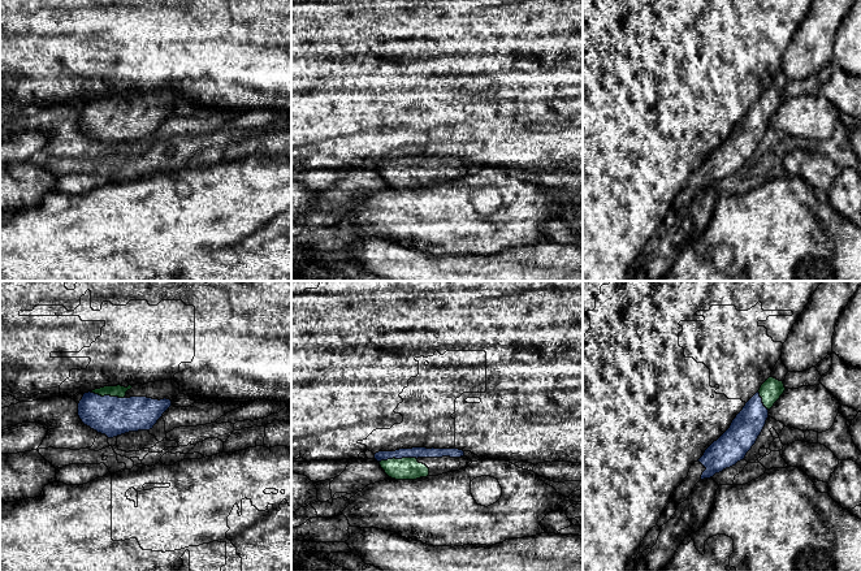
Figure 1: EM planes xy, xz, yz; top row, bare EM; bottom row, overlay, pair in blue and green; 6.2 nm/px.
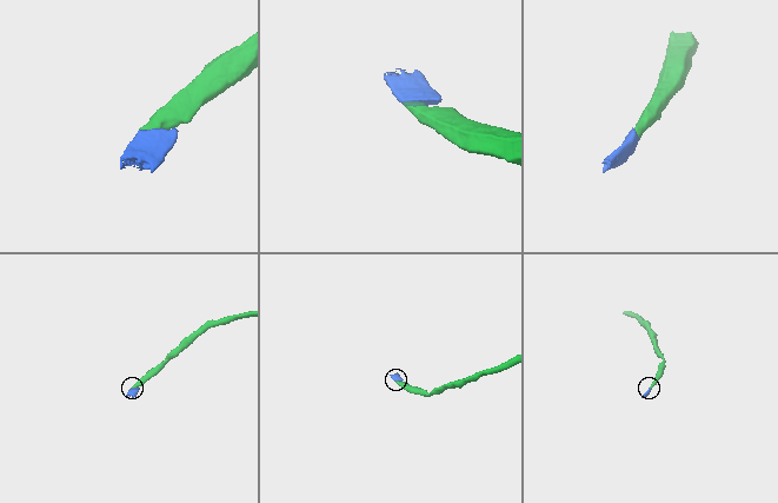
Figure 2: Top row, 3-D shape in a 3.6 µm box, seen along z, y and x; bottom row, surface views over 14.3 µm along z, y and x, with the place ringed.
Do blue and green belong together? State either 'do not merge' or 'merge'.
merge

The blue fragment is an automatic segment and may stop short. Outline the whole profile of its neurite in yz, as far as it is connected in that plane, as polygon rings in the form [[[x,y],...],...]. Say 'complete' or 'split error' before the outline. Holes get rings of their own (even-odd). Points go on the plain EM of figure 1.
split error | [[[769,86],[736,124],[730,137],[691,174],[688,185],[674,200],[672,209],[678,213],[684,211],[700,189],[710,187],[745,168],[766,133],[769,118],[784,99],[783,90]]]

